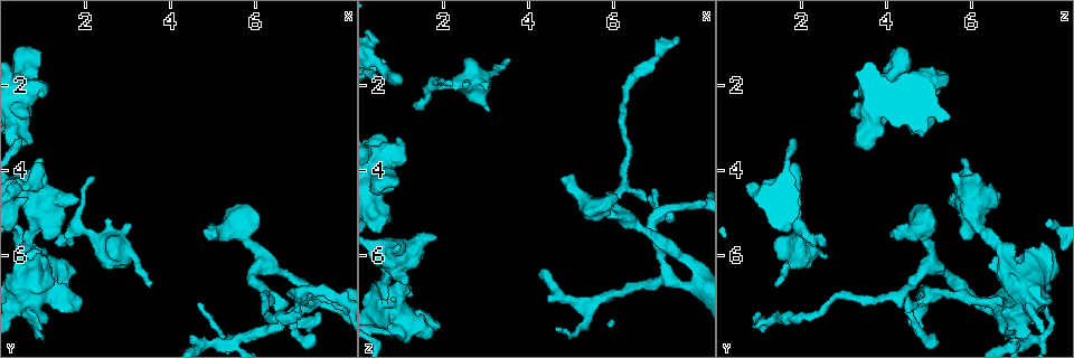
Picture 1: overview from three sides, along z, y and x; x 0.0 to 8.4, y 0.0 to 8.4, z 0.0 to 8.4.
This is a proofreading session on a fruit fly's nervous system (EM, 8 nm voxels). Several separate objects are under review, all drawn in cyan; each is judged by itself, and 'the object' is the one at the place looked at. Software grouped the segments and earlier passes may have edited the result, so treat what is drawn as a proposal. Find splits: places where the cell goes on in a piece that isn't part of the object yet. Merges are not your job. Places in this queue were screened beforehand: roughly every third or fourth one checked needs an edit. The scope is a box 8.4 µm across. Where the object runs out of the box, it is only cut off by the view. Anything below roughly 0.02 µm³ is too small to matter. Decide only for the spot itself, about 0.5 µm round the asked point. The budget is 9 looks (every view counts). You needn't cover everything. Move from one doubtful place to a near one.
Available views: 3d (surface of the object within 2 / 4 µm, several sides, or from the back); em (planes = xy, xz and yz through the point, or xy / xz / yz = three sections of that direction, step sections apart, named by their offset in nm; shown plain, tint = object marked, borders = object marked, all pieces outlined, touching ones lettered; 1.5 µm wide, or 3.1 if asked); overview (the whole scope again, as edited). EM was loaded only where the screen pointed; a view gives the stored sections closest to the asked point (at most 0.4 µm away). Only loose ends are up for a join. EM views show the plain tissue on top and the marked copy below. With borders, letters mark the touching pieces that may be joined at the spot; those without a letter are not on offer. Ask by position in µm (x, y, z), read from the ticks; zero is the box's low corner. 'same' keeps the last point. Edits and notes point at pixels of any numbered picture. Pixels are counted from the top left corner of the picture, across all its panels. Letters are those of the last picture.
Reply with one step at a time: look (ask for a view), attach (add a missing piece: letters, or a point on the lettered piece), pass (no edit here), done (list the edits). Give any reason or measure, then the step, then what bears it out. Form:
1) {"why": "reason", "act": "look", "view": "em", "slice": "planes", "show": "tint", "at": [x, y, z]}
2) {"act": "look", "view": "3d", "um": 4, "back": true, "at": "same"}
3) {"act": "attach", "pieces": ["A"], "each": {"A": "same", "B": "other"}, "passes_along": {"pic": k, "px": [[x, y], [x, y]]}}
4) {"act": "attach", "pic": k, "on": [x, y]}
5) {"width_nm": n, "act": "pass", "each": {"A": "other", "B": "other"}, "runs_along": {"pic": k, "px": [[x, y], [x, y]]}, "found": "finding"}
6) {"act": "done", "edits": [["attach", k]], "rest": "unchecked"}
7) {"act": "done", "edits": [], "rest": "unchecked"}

{"why": "an open end", "act": "look", "view": "3d", "um": 4, "back": true, "at": [1.40, 5.80, 2.55]}

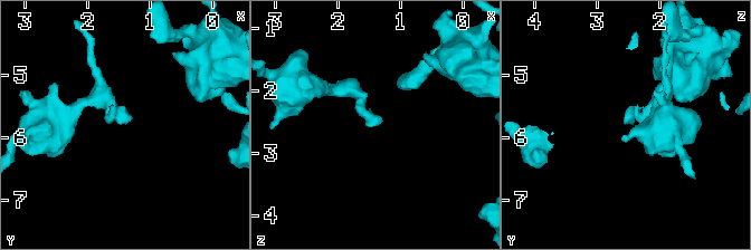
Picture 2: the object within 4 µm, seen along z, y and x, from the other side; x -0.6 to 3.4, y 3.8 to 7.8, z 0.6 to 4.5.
{"act": "look", "view": "em", "um": 3.1, "slice": "planes", "show": "borders", "at": [1.40, 5.75, 2.50]}

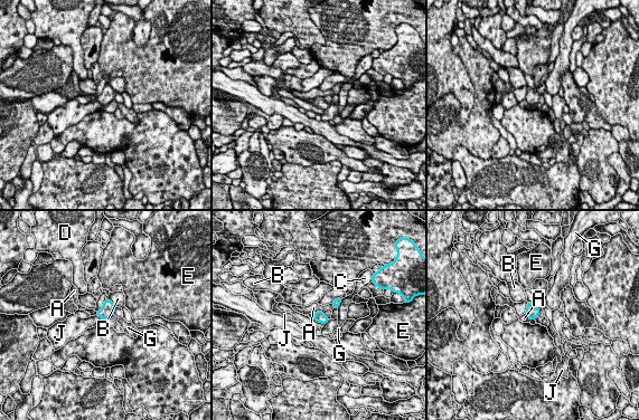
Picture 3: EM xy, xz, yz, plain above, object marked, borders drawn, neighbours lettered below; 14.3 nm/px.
{"act": "pass", "each": {"A": "other", "B": "other", "C": "other", "D": "other", "E": "other", "G": "other", "J": "other"}, "found": "none of them fits"}

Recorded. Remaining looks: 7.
{"why": "free end", "act": "look", "view": "em", "slice": "yz", "step": 4, "show": "borders", "at": [3.55, 6.70, 1.35]}

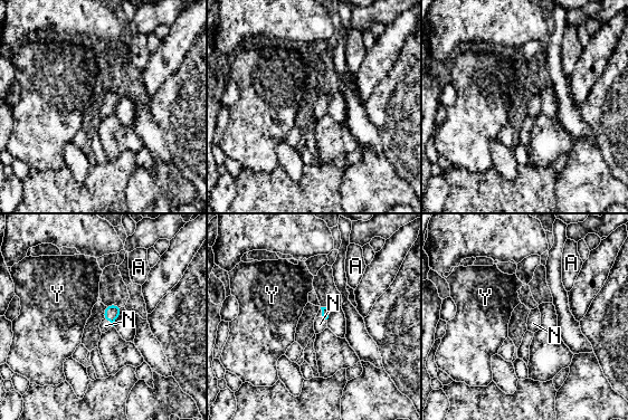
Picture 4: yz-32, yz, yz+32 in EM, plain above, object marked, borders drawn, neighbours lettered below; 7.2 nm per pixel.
{"act": "attach", "pieces": ["N"], "each": {"A": "other", "N": "same", "Y": "other"}, "passes_along": {"pic": 4, "px": [[325, 312], [322, 314], [320, 324]]}, "found": "it goes on there"}

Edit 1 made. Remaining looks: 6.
{"why": "long arm stops here", "act": "look", "view": "3d", "um": 4, "at": [7.55, 7.30, 0.95]}

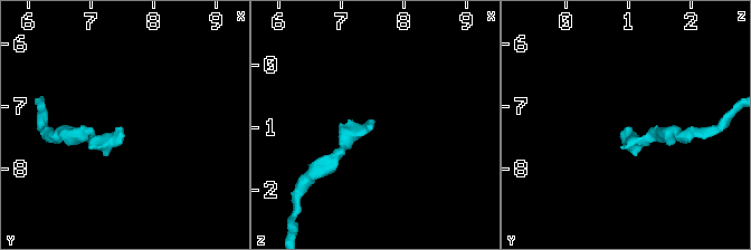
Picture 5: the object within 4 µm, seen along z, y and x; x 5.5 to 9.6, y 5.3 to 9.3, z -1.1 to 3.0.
{"why": "now the EM", "act": "look", "view": "em", "slice": "planes", "show": "borders", "at": [7.55, 7.35, 1.00]}

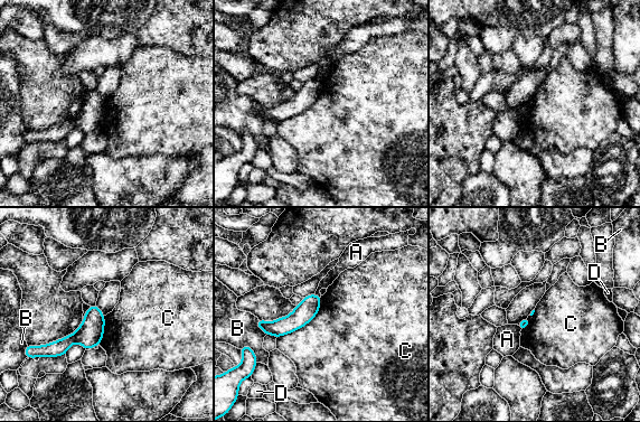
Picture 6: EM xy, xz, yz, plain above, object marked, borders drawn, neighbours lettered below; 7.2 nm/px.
{"act": "pass", "each": {"A": "other", "B": "other", "C": "other", "D": "other"}, "border": {"pic": 6, "px": [[321, 297], [308, 322], [276, 338]]}, "found": "none of them fits"}

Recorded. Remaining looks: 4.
{"act": "done", "edits": [["attach", 4]], "rest": "unchecked"}

